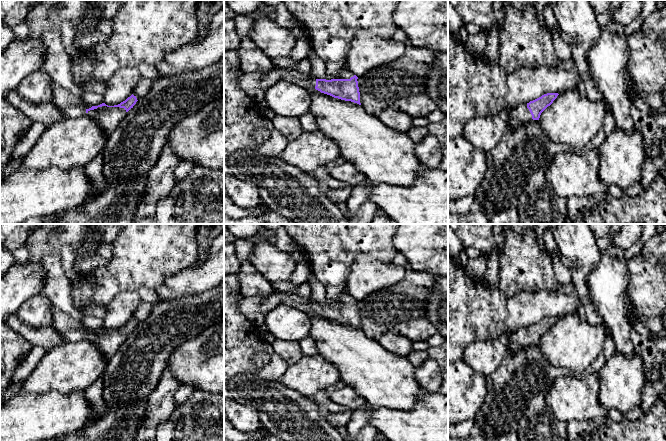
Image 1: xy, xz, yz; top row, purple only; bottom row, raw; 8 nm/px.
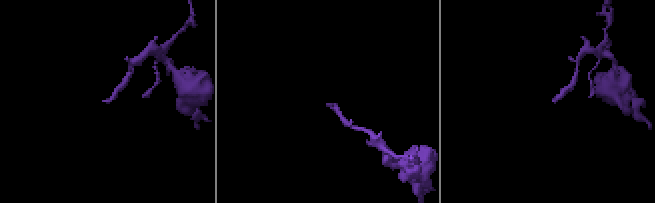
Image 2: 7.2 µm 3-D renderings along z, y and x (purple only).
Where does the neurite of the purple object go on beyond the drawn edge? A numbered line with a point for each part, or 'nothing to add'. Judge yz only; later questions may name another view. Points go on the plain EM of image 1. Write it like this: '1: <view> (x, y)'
1: yz (521, 338)

